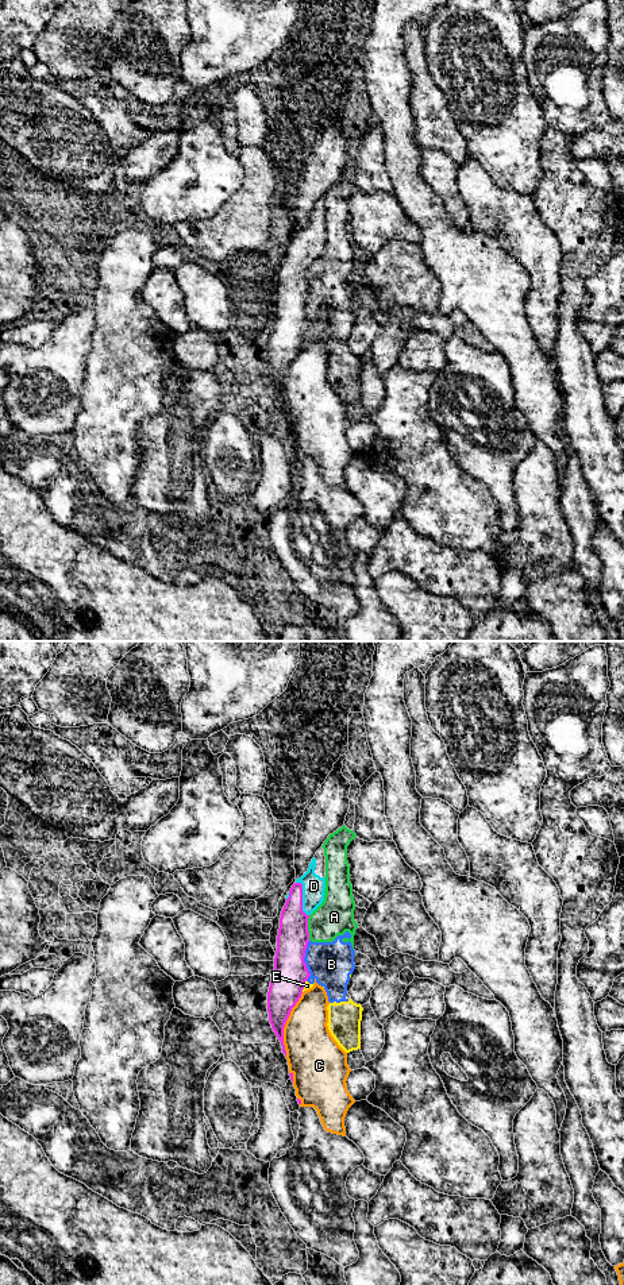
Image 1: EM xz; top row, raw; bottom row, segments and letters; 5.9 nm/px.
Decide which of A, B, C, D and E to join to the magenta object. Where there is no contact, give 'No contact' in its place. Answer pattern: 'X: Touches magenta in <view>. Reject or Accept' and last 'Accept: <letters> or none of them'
A: Touches magenta in xz. Reject
B: Touches magenta in xz. Reject
C: Touches magenta in xz. Reject
D: Touches magenta in xz. Accept
E: Touches magenta in xz. Reject
Accept: D

